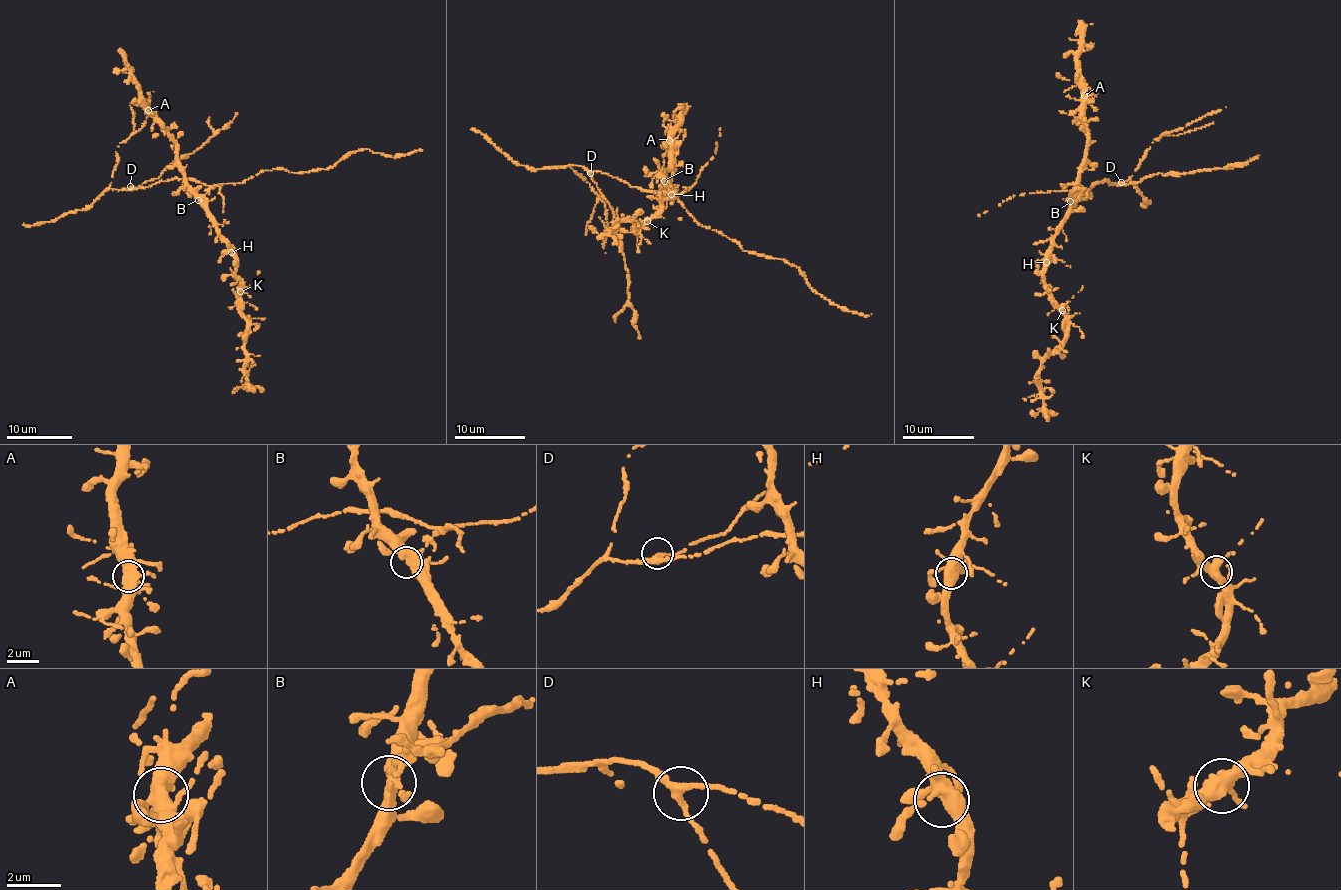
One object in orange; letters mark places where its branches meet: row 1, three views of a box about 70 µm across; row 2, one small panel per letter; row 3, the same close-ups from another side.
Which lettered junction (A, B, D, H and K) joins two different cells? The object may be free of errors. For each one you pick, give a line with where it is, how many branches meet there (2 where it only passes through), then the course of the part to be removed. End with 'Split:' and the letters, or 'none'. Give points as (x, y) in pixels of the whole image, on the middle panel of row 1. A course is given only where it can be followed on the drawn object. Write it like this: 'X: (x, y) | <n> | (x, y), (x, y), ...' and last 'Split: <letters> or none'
Split: none

